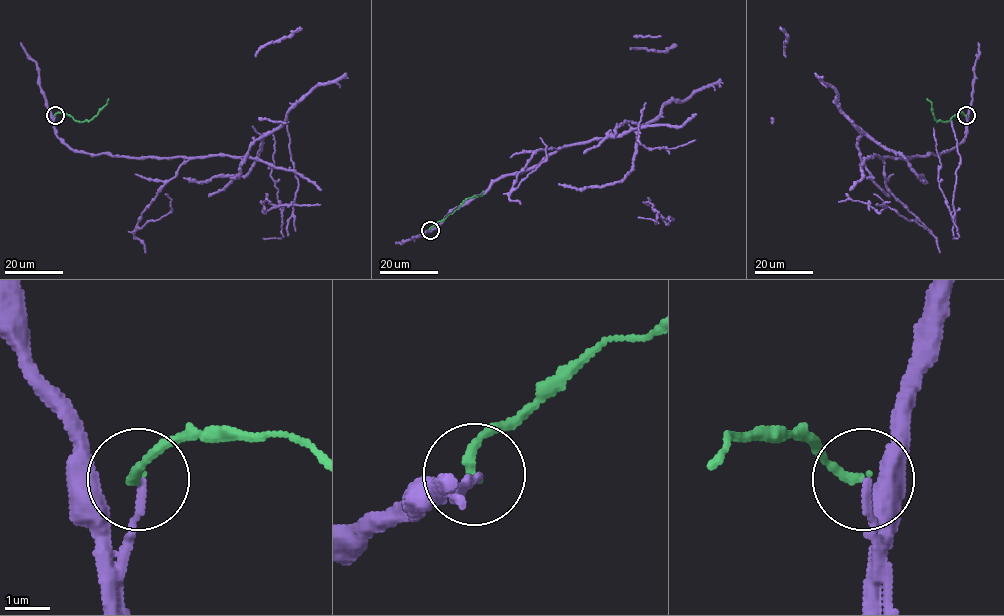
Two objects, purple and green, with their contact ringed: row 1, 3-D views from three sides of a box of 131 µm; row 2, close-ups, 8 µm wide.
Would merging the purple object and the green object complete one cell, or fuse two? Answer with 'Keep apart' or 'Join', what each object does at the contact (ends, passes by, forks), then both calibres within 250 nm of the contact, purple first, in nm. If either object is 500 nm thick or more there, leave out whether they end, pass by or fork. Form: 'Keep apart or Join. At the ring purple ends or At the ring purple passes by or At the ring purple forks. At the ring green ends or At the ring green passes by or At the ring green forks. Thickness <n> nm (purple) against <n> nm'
Keep apart. At the ring purple ends. At the ring green ends. Thickness 130 nm (purple) against 200 nm

